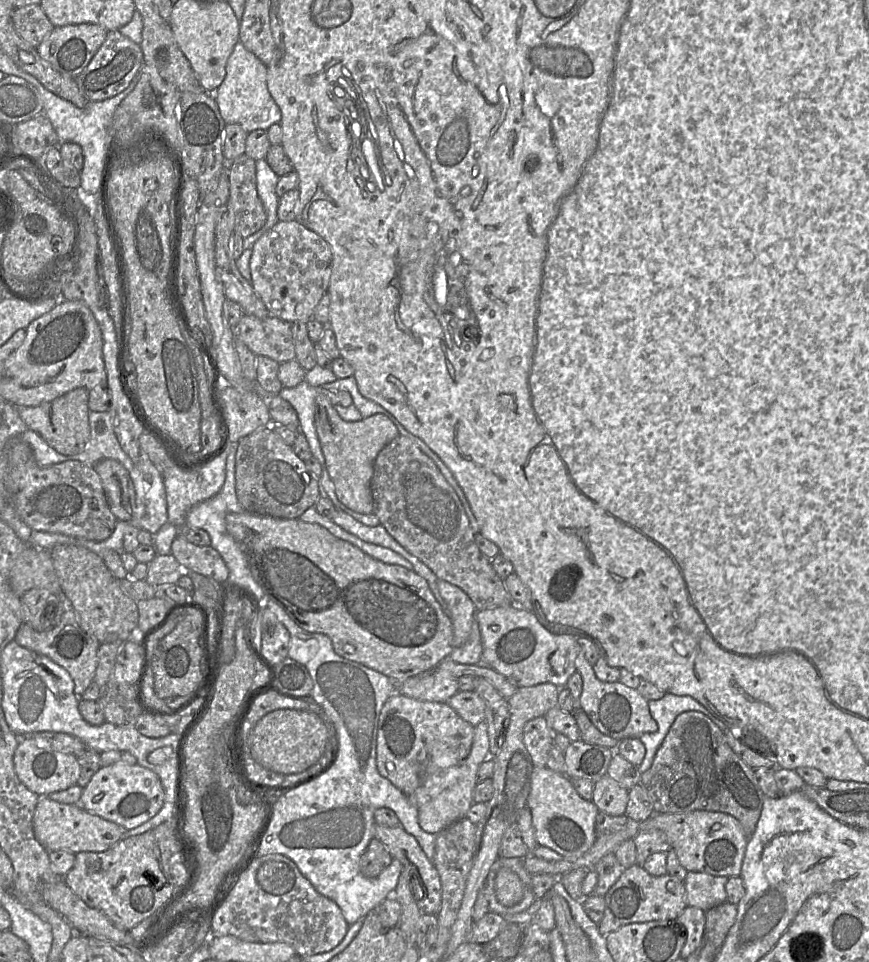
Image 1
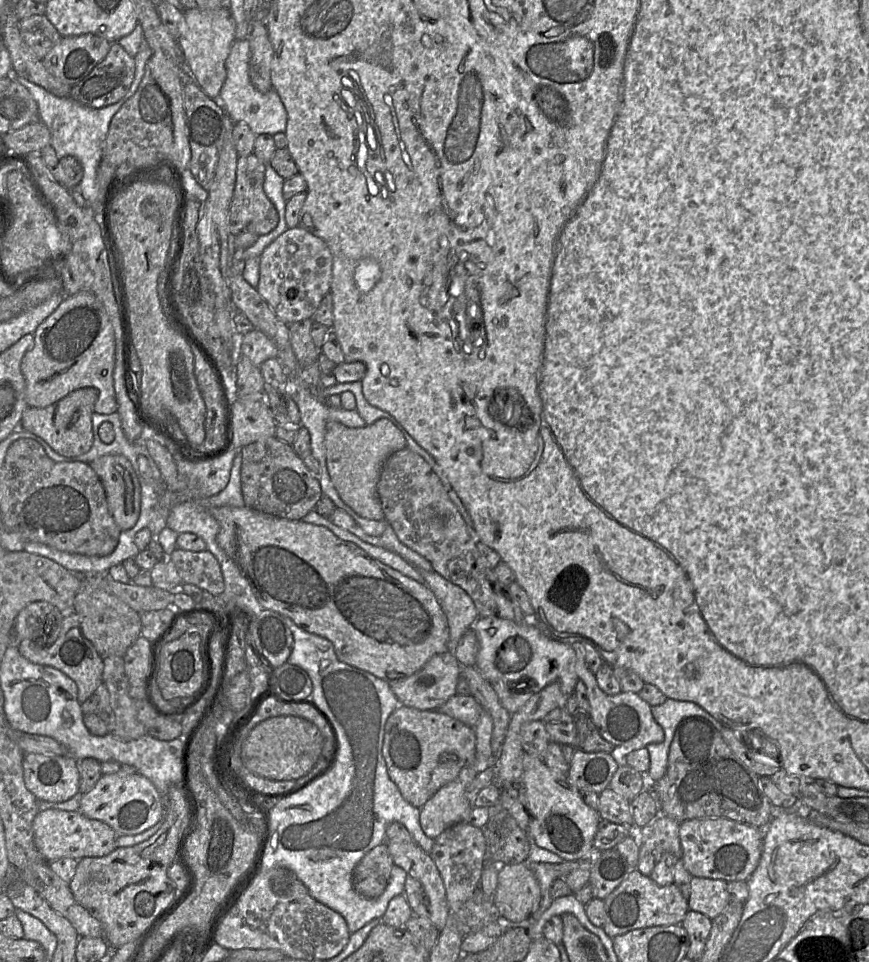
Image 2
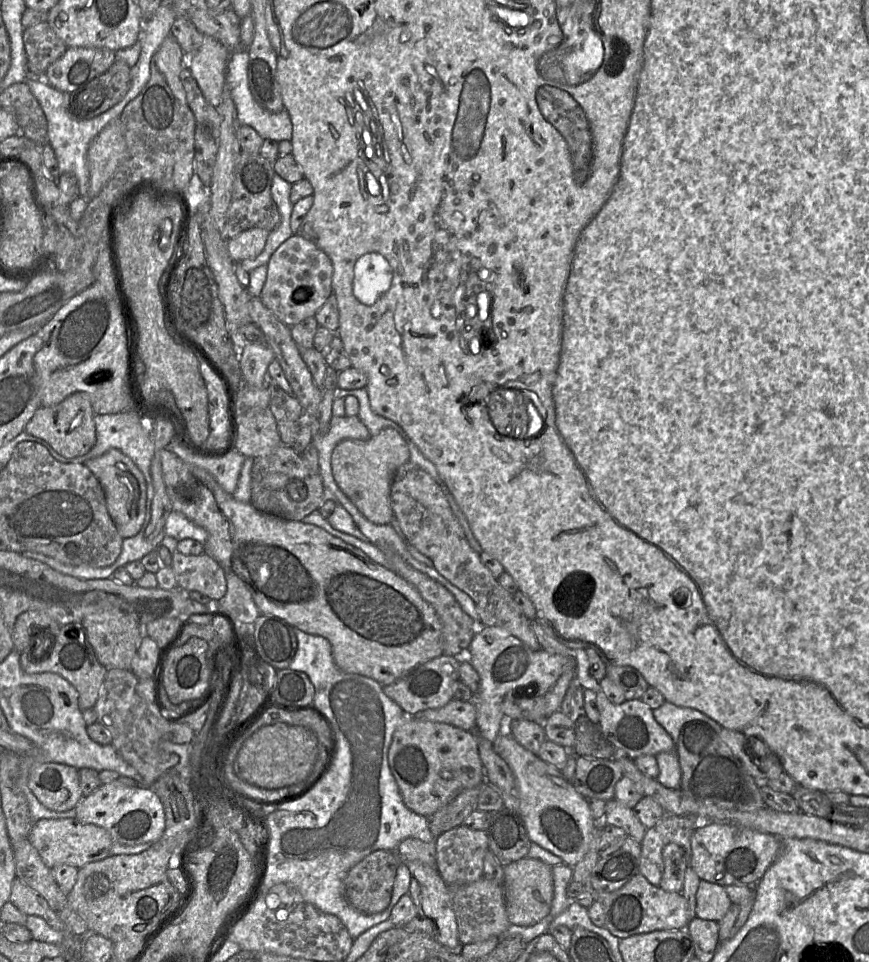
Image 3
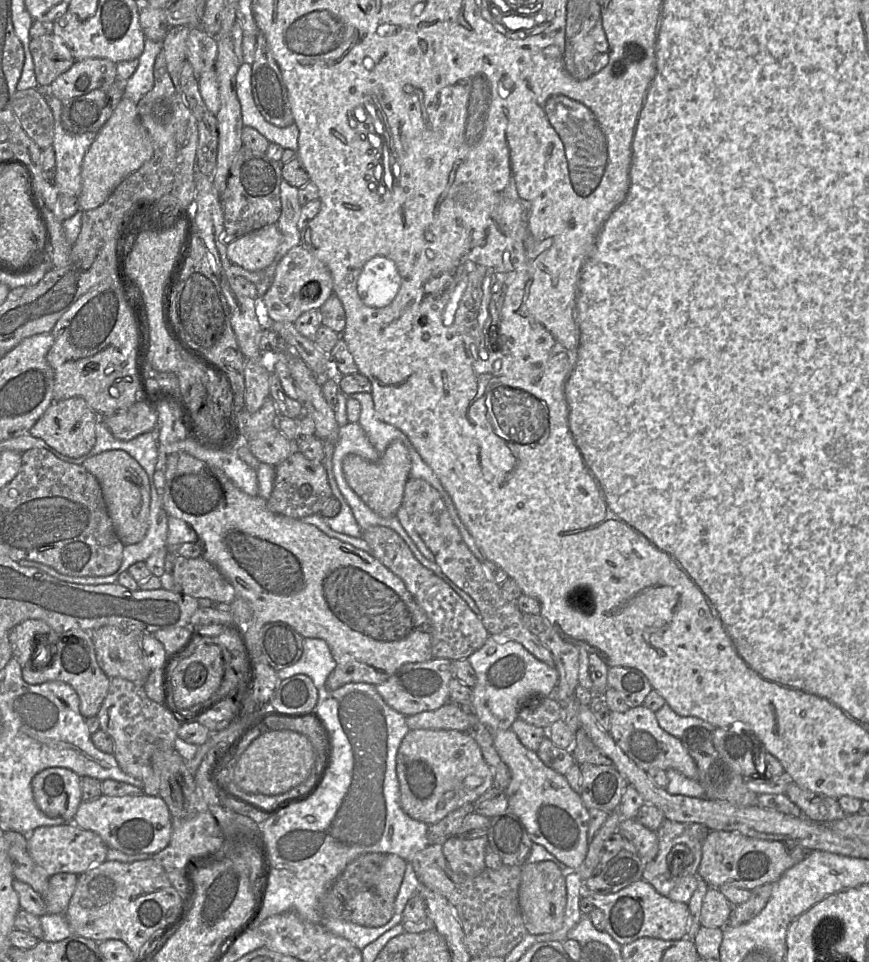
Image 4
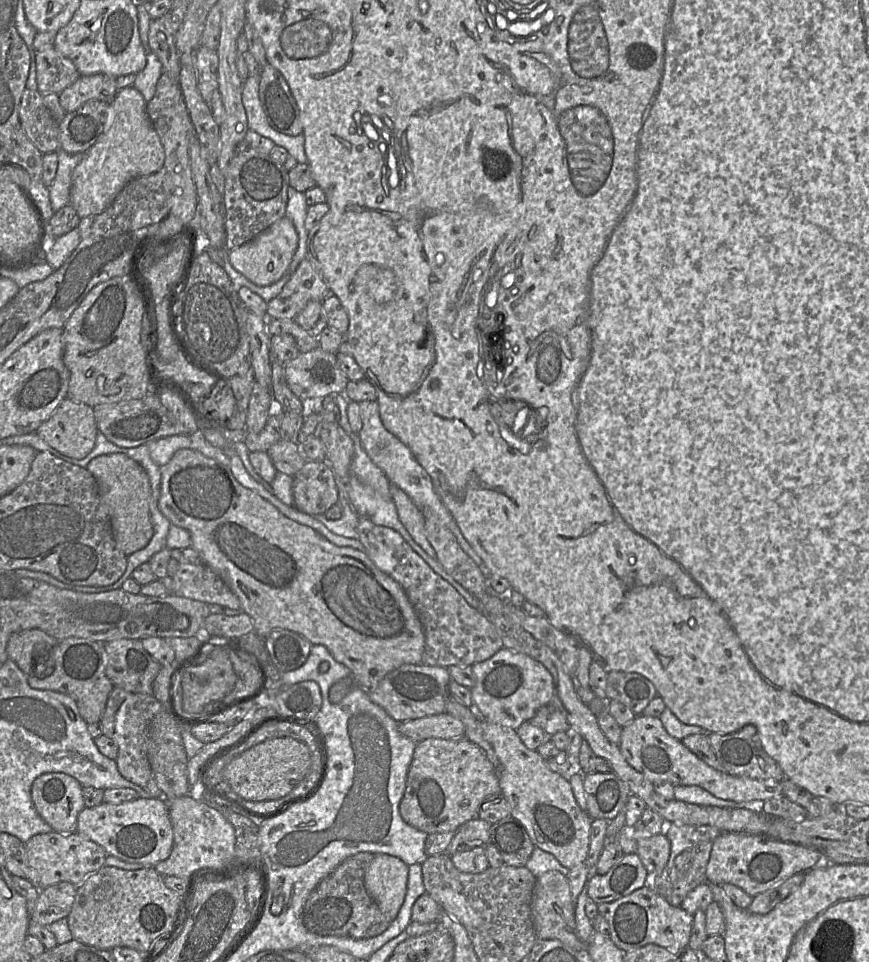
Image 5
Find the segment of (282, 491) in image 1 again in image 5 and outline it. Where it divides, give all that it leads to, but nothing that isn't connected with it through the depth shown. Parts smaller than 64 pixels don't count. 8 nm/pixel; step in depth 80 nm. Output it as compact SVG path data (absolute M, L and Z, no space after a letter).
M306 460L293 476L293 506L309 515L323 515L338 503L334 472L327 461Z

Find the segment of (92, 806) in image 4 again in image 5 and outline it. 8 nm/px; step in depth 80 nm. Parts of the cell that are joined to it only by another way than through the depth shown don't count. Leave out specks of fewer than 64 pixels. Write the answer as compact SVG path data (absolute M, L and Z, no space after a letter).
M164 795L159 798L137 798L121 804L101 803L98 806L85 807L77 818L77 832L100 845L107 855L114 856L124 862L141 864L144 867L154 867L155 864L167 859L173 847L173 828L169 809Z

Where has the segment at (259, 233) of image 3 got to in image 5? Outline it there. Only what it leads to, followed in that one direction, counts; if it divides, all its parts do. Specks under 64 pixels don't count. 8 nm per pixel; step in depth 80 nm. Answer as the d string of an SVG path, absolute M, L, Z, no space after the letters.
M282 217L251 241L228 251L229 261L236 271L257 286L270 286L289 272L298 246L298 234L292 221Z

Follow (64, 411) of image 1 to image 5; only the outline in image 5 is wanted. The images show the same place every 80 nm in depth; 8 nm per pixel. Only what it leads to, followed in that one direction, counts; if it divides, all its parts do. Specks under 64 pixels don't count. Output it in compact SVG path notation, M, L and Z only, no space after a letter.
M65 399L35 433L60 453L83 459L93 450L97 439L94 408Z

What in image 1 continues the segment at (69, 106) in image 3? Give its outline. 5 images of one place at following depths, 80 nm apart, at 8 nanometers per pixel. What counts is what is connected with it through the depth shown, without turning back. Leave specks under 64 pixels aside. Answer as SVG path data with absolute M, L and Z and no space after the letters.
M112 30L108 31L106 40L75 79L80 92L88 101L103 101L124 91L132 79L141 72L143 65L144 55L141 46L121 34L119 30Z

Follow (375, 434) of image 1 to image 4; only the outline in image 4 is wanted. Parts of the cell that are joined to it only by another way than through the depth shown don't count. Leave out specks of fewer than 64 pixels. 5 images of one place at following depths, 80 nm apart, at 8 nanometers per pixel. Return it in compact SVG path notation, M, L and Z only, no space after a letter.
M392 442L376 462L348 454L343 459L342 466L350 488L373 512L384 518L396 516L402 505L403 492L411 468L409 452L402 442Z

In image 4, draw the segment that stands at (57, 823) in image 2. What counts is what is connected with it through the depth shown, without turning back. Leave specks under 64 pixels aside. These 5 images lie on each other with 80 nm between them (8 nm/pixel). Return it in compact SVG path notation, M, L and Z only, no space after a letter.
M74 823L38 827L26 836L26 839L31 858L49 877L57 873L73 873L79 876L106 861L108 847L101 837L77 827Z

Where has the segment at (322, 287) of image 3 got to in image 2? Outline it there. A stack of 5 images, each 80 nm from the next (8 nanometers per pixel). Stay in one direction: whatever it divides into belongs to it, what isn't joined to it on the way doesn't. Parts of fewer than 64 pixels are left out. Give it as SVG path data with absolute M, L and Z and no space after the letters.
M300 226L288 228L259 256L256 290L275 315L288 325L313 317L324 296L330 292L331 281L331 250L322 239Z

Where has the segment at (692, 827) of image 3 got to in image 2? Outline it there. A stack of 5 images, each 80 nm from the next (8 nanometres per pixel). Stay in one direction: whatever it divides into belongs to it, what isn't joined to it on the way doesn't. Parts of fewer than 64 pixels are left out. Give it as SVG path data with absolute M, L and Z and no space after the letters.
M659 815L649 824L636 829L639 841L637 869L644 875L651 875L655 865L666 852L671 852L678 859L682 857L679 837L680 822L665 815Z

